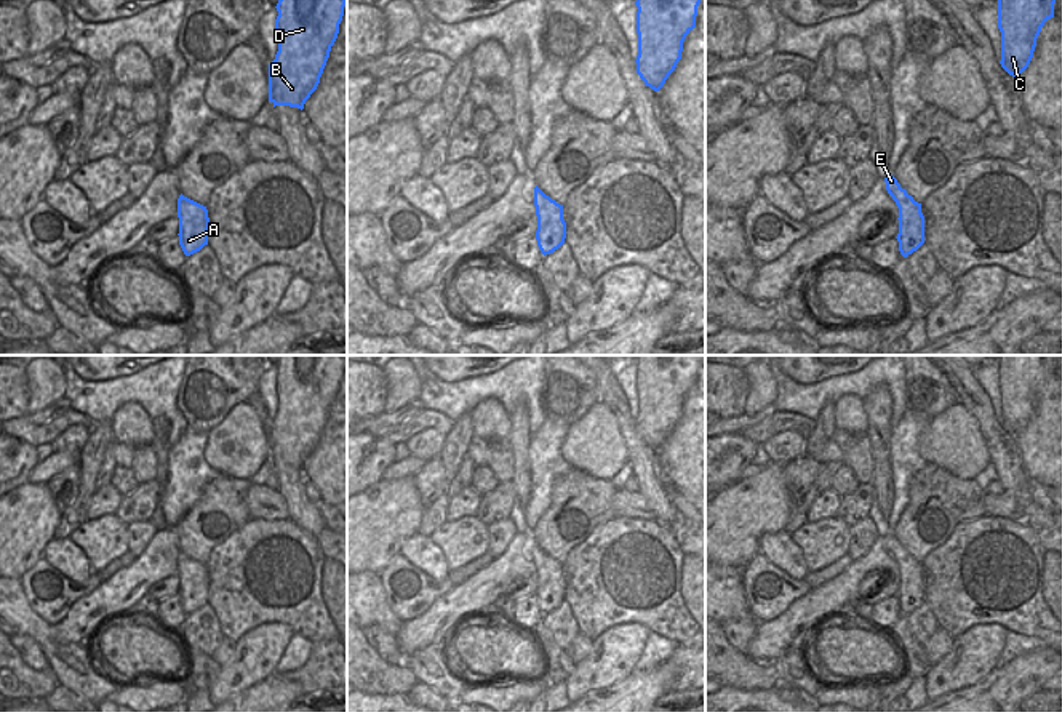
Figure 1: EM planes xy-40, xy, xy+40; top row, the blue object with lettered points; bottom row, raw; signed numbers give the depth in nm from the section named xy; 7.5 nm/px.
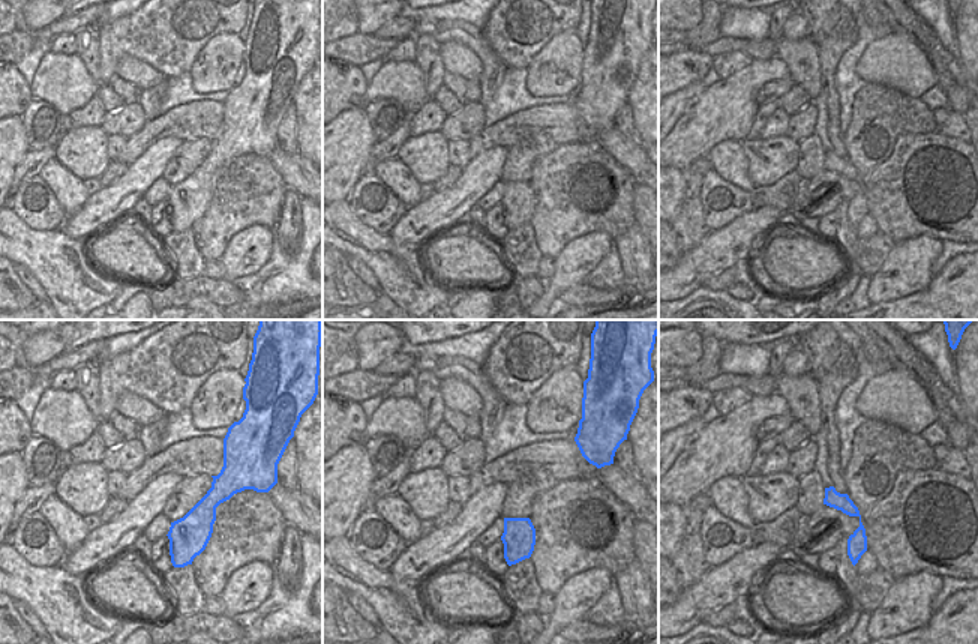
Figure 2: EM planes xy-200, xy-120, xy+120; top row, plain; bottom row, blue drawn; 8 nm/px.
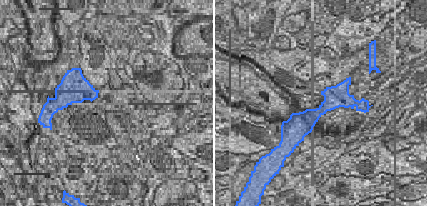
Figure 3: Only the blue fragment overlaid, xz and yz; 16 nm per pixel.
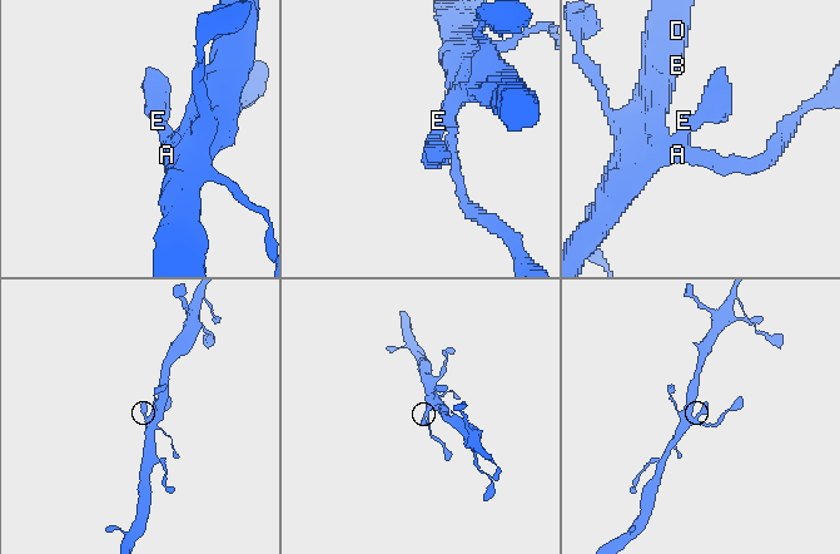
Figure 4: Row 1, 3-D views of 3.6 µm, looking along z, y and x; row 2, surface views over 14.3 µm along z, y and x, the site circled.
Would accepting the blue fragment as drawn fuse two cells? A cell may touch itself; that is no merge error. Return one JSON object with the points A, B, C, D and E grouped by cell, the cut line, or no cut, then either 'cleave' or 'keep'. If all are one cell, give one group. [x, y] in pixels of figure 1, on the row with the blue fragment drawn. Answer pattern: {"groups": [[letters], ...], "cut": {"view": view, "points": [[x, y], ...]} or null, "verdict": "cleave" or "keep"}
{"groups": [["A", "B", "C", "D", "E"]], "cut": null, "verdict": "keep"}

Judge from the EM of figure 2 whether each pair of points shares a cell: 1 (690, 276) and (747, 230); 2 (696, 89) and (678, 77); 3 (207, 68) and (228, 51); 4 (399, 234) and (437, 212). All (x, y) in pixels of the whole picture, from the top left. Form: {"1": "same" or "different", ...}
{"1": "same", "2": "different", "3": "same", "4": "same"}

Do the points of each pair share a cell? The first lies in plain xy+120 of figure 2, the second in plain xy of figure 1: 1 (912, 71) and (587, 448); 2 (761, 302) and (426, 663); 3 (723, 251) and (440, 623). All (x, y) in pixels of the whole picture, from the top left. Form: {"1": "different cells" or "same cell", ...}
{"1": "same cell", "2": "different cells", "3": "same cell"}

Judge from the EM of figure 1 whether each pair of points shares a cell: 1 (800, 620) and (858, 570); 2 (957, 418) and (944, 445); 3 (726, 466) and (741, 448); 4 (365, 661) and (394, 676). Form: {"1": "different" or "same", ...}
{"1": "same", "2": "same", "3": "same", "4": "same"}

